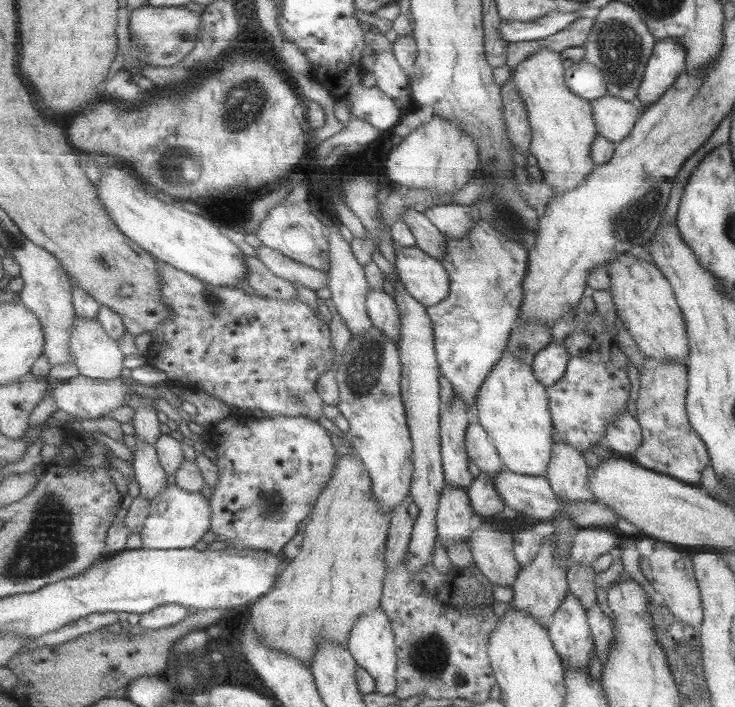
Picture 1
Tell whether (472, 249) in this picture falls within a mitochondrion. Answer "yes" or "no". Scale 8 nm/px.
yes

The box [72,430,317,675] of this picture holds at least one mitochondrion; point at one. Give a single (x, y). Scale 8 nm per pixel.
(271, 507)

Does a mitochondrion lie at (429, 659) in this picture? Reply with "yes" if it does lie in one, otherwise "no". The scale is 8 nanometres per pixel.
yes

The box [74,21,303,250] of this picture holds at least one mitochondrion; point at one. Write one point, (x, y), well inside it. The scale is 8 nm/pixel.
(243, 102)

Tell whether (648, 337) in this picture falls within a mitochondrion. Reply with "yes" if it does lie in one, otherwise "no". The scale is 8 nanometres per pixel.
no

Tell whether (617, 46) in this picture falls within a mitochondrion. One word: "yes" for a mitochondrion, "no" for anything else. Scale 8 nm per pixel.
yes

